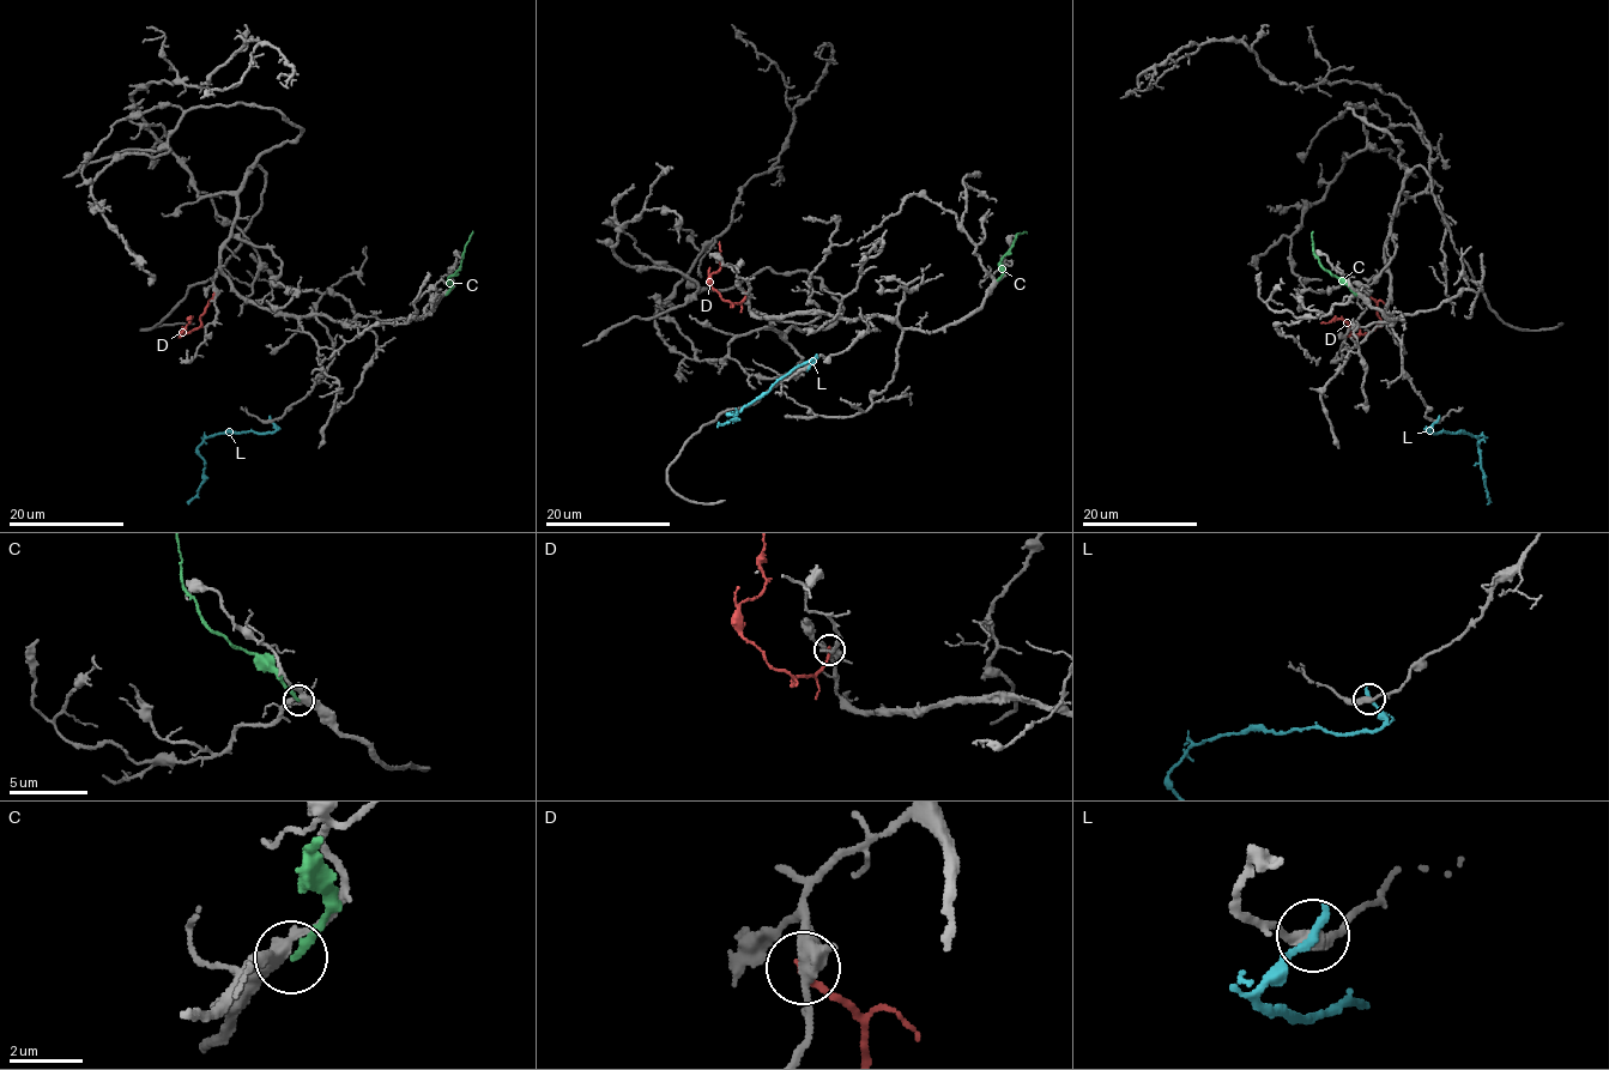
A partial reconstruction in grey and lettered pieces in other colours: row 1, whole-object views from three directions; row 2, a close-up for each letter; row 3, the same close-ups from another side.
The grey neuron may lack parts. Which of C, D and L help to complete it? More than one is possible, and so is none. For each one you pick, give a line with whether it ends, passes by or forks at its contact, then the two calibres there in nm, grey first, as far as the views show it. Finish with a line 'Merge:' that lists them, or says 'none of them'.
Merge: none of them

